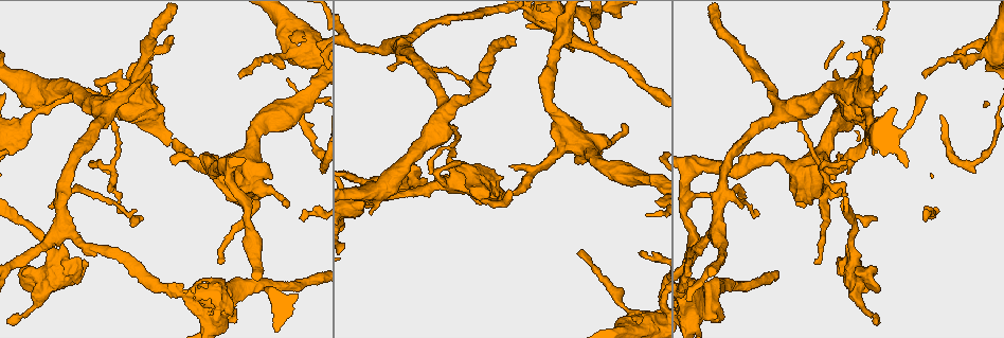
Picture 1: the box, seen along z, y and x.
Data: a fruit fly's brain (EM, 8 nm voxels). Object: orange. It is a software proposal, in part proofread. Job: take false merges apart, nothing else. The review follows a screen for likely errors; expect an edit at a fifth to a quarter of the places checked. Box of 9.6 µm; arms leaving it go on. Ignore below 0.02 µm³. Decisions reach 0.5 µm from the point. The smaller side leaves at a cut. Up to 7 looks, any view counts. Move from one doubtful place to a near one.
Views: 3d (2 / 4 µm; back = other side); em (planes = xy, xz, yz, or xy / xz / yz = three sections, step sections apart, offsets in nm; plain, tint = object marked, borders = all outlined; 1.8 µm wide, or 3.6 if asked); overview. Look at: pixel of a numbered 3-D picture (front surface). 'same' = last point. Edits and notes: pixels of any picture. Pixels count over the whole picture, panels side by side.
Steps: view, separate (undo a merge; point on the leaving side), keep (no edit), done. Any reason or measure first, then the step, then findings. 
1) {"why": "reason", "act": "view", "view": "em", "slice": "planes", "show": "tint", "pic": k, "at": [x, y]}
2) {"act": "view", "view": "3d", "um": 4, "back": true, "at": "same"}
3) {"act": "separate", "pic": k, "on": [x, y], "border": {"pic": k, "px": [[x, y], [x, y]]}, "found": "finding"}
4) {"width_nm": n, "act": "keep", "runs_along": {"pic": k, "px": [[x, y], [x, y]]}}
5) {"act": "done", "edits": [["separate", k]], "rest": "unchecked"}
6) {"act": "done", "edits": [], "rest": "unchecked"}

{"why": "closes a loop", "act": "view", "view": "3d", "um": 4, "pic": 1, "at": [707, 299]}

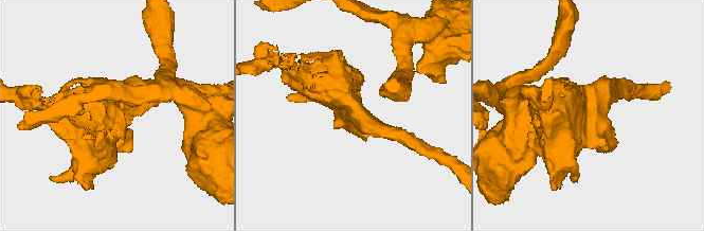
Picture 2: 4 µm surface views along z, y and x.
{"act": "view", "view": "em", "slice": "xy", "step": 4, "show": "tint", "pic": 2, "at": [352, 113]}

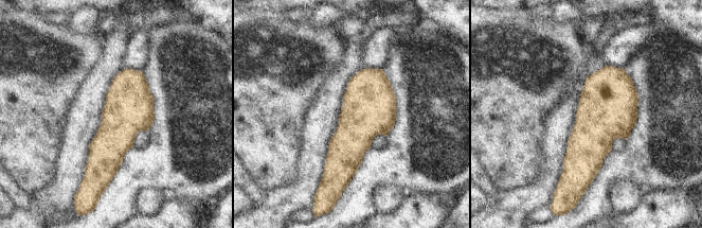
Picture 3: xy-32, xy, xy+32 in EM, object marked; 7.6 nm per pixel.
{"act": "keep", "found": "all the same cell"}

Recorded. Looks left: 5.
{"why": "sudden change in width", "act": "view", "view": "em", "um": 3.6, "slice": "yz", "step": 8, "show": "borders", "pic": 1, "at": [144, 95]}

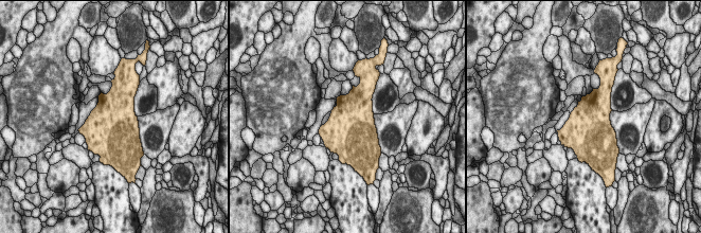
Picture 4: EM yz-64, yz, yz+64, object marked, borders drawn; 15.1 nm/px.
{"act": "keep", "found": "one cell here"}

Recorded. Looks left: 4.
{"why": "calibre changes", "act": "view", "view": "3d", "um": 4, "pic": 1, "at": [389, 187]}

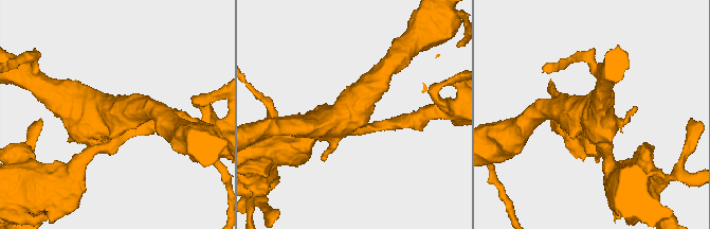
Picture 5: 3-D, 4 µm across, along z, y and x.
{"act": "view", "view": "em", "um": 3.6, "slice": "planes", "show": "tint", "pic": 5, "at": [118, 111]}

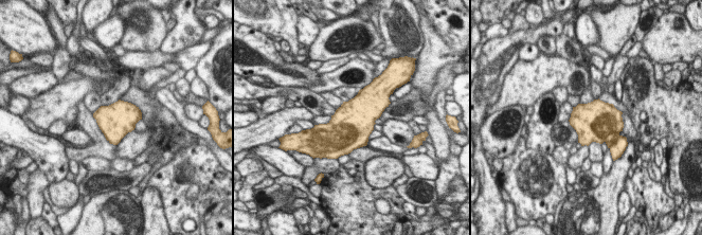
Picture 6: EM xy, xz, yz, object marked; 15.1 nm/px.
{"width_nm": 500, "act": "separate", "pic": 6, "on": [606, 128], "border": {"pic": 6, "px": [[619, 136], [609, 147]]}, "found": "a second cell is stuck on"}

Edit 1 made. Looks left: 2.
{"act": "done", "edits": [["separate", 6]], "rest": "unchecked"}

